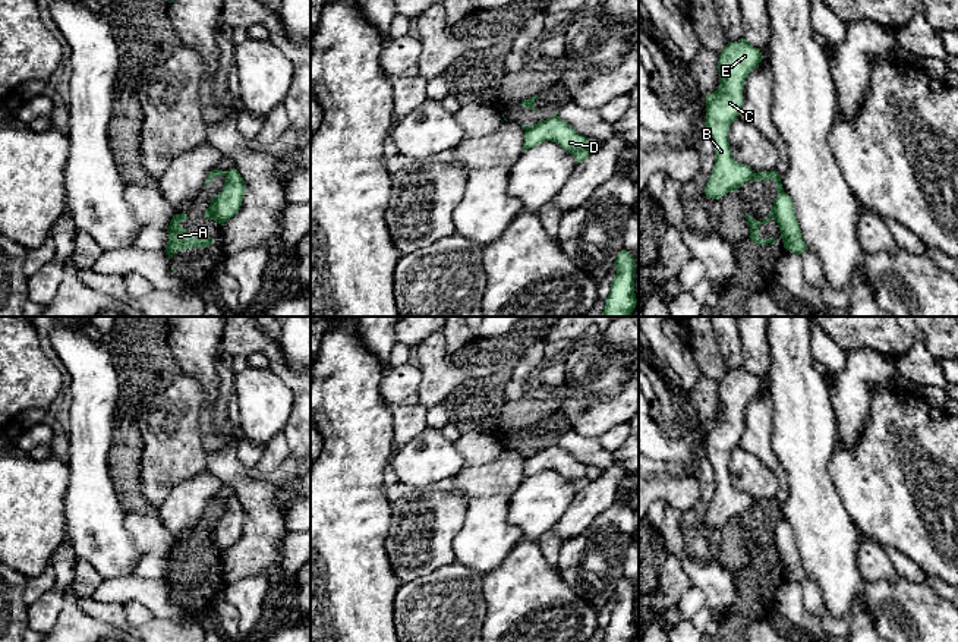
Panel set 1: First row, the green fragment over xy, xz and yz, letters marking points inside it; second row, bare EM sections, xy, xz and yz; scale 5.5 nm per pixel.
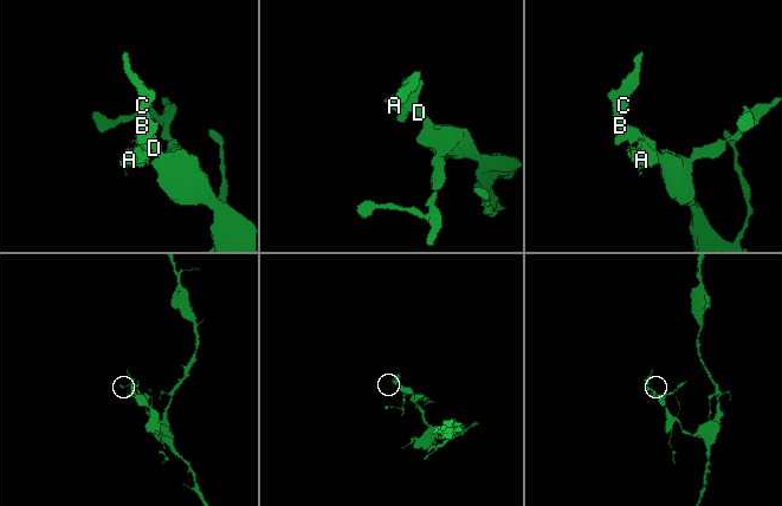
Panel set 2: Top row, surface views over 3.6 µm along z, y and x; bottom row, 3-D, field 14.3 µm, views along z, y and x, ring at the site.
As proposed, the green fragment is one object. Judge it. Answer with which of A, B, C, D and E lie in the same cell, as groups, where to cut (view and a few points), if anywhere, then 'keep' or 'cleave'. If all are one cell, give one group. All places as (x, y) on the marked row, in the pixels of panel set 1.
A / B C D E; cut in yz along (772, 207), (775, 219); cleave

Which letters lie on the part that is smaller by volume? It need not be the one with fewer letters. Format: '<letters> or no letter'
A

